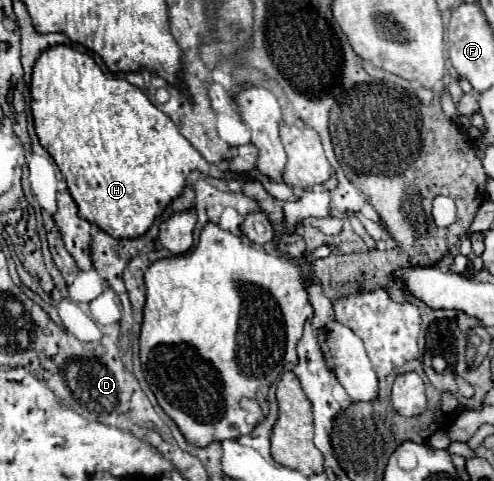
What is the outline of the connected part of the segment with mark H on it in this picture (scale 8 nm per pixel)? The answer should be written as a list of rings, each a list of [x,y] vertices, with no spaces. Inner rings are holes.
[[[54,46],[42,52],[38,62],[34,64],[30,92],[36,134],[40,138],[40,144],[48,150],[48,154],[54,158],[60,172],[64,174],[68,190],[78,204],[78,214],[114,238],[142,236],[164,212],[164,208],[182,194],[186,186],[186,176],[192,170],[210,172],[210,176],[214,178],[238,182],[258,178],[274,198],[296,202],[296,192],[284,182],[270,182],[260,172],[246,172],[244,176],[240,176],[220,172],[216,166],[210,166],[200,156],[200,152],[194,150],[194,146],[178,132],[176,124],[164,112],[160,112],[140,88],[128,84],[126,80],[106,76],[102,68],[94,62],[94,58],[86,52],[78,52],[70,46]]]

